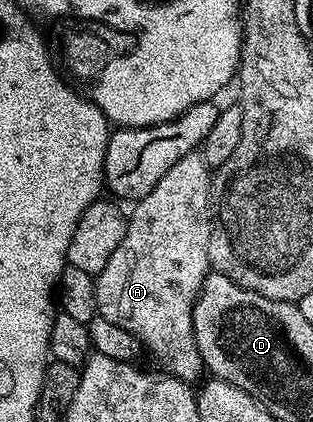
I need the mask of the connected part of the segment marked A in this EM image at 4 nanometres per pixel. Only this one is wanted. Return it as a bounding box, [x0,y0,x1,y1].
[57,152,213,383]

